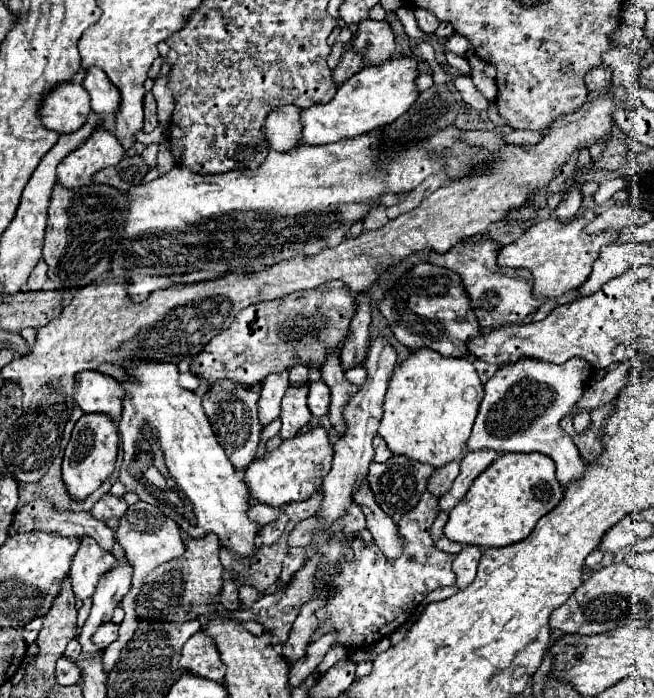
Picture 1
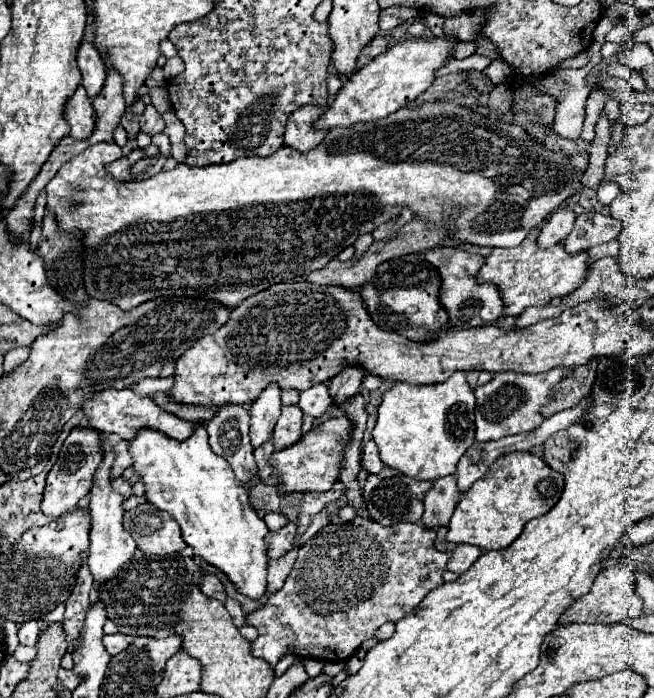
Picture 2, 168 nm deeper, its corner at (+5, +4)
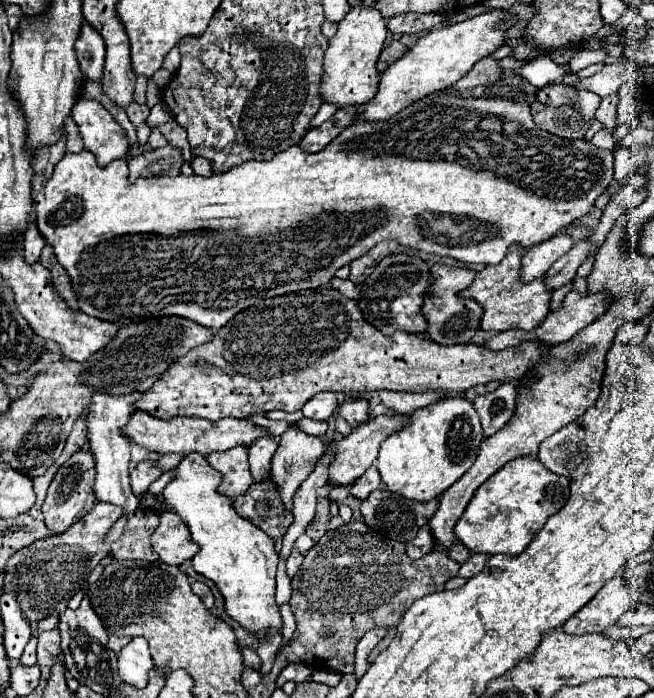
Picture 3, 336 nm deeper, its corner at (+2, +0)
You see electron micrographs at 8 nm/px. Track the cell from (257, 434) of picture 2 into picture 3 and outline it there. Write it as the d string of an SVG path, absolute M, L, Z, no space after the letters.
M271 434L261 438L257 444L253 444L253 448L249 448L249 470L251 470L253 482L269 480L271 458L275 450L277 450L277 442Z

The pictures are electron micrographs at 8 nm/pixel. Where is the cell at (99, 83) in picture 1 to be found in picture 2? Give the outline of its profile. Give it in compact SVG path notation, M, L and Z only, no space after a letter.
M86 40L78 48L78 68L82 72L82 86L86 88L90 98L96 98L102 92L108 72L98 50Z

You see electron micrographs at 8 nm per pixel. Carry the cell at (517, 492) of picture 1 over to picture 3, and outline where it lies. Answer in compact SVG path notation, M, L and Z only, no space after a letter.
M523 456L507 462L485 484L481 484L457 522L455 536L471 552L481 554L521 554L547 522L569 498L569 480L549 472L537 458Z

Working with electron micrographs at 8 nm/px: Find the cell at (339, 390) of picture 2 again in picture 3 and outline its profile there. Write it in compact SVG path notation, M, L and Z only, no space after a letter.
M347 398L337 414L337 432L339 436L349 436L353 428L369 420L369 404L363 398Z

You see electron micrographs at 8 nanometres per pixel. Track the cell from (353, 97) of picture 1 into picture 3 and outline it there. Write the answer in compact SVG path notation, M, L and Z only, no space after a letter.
M495 8L475 18L431 30L429 34L421 36L403 58L399 58L395 64L391 64L391 68L387 68L381 74L377 96L363 106L363 112L359 112L357 118L389 120L391 116L395 116L409 104L421 100L423 96L453 86L461 76L465 76L473 68L473 64L501 48L505 42L505 32L515 24L515 14L509 14L509 10L503 8Z

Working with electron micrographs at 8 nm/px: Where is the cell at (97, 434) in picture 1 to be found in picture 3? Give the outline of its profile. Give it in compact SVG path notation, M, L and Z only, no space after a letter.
M75 452L55 474L47 498L43 502L43 516L45 516L45 526L49 528L51 534L63 534L69 530L75 522L79 522L91 508L95 506L95 494L93 494L93 482L95 482L95 464L93 464L93 454L91 452Z

